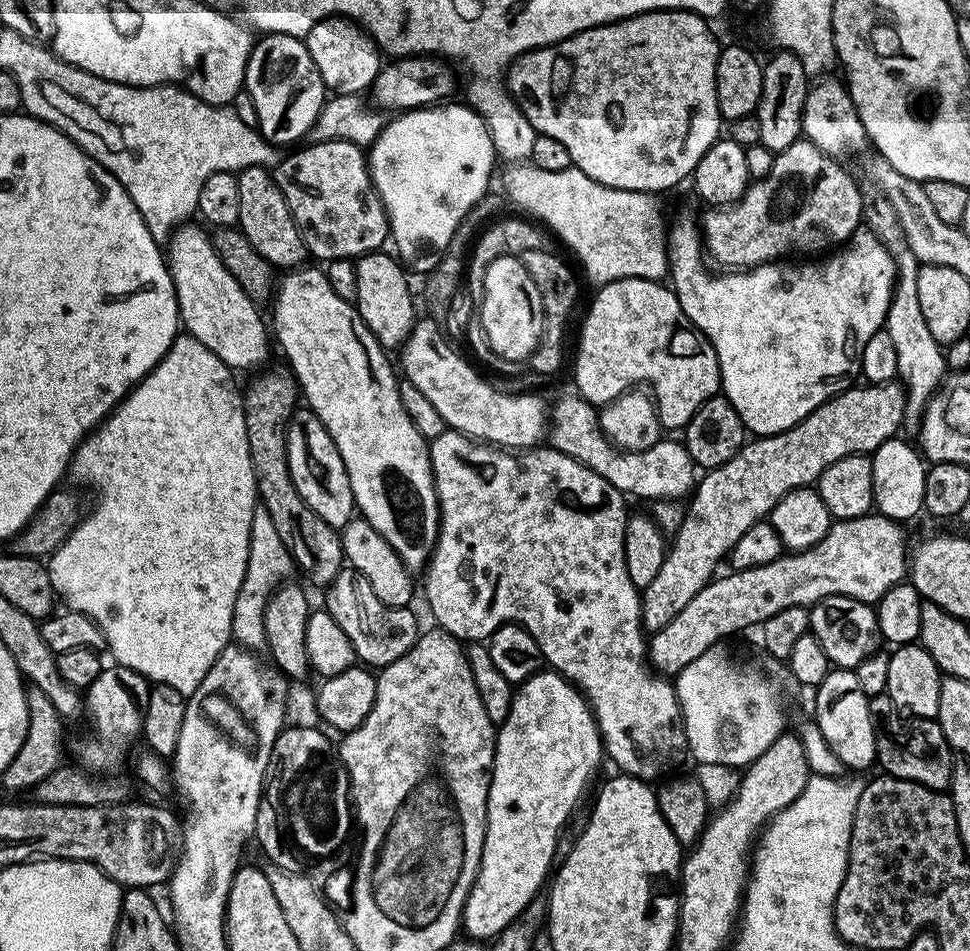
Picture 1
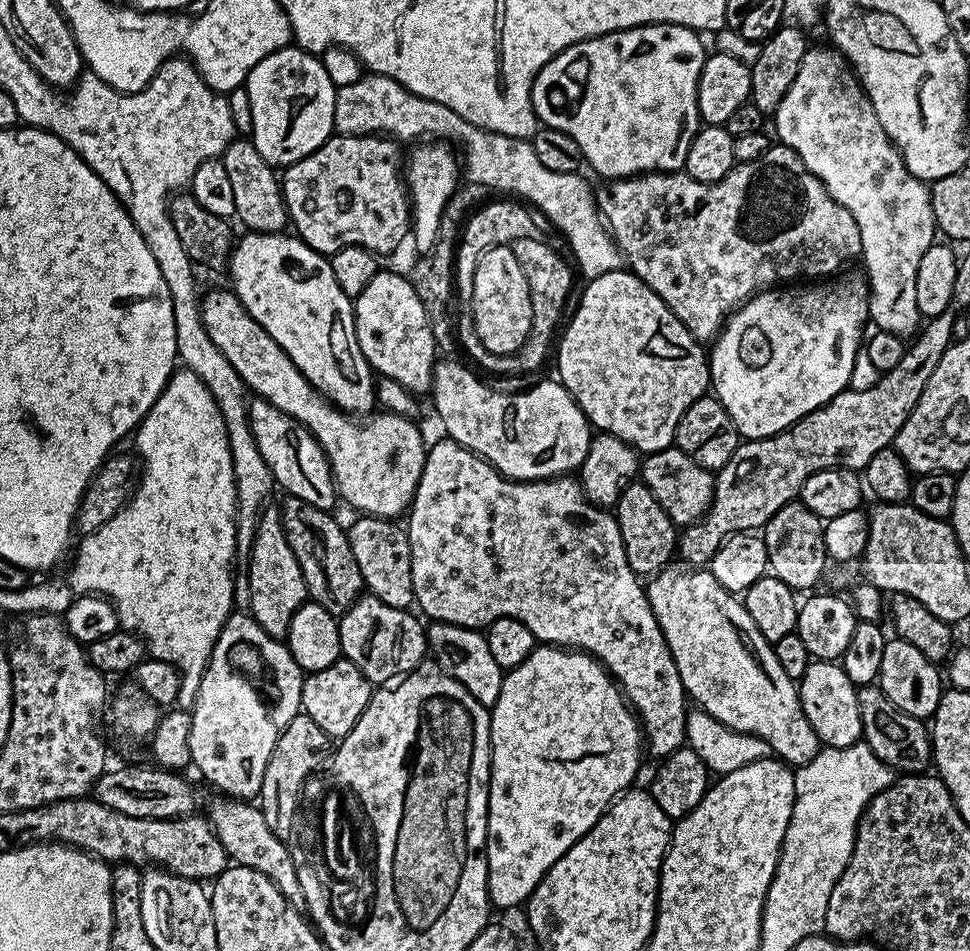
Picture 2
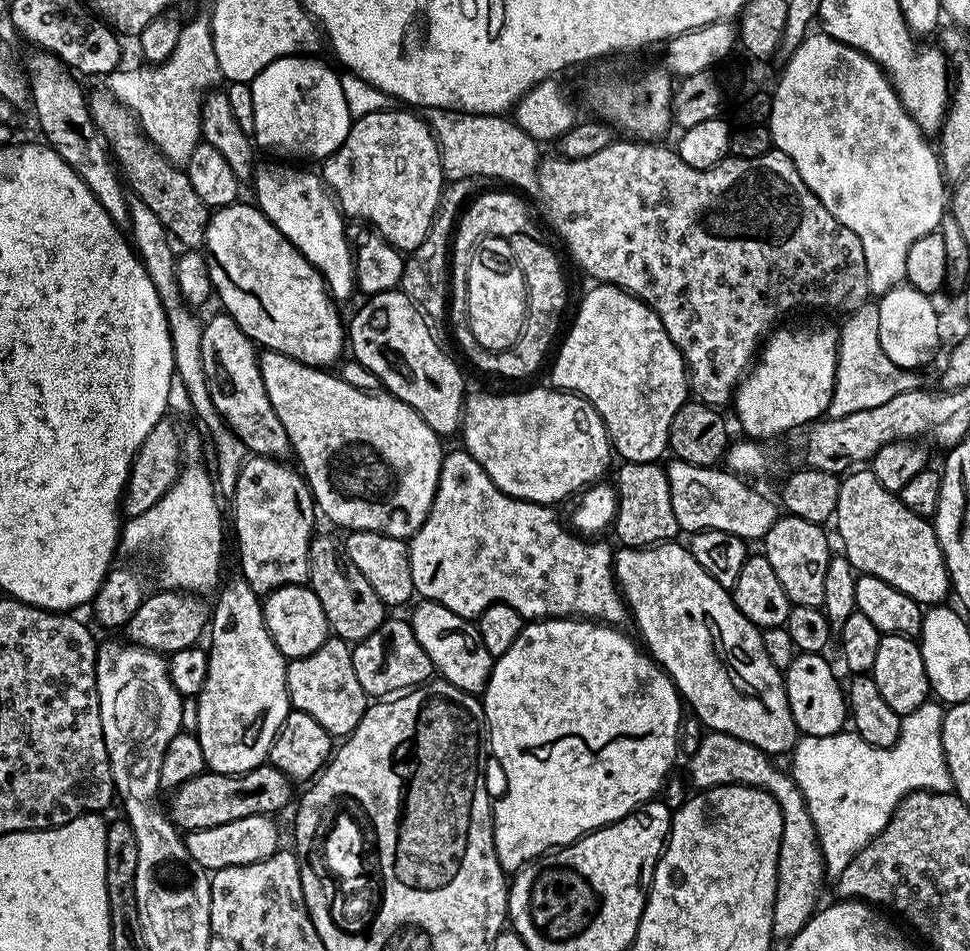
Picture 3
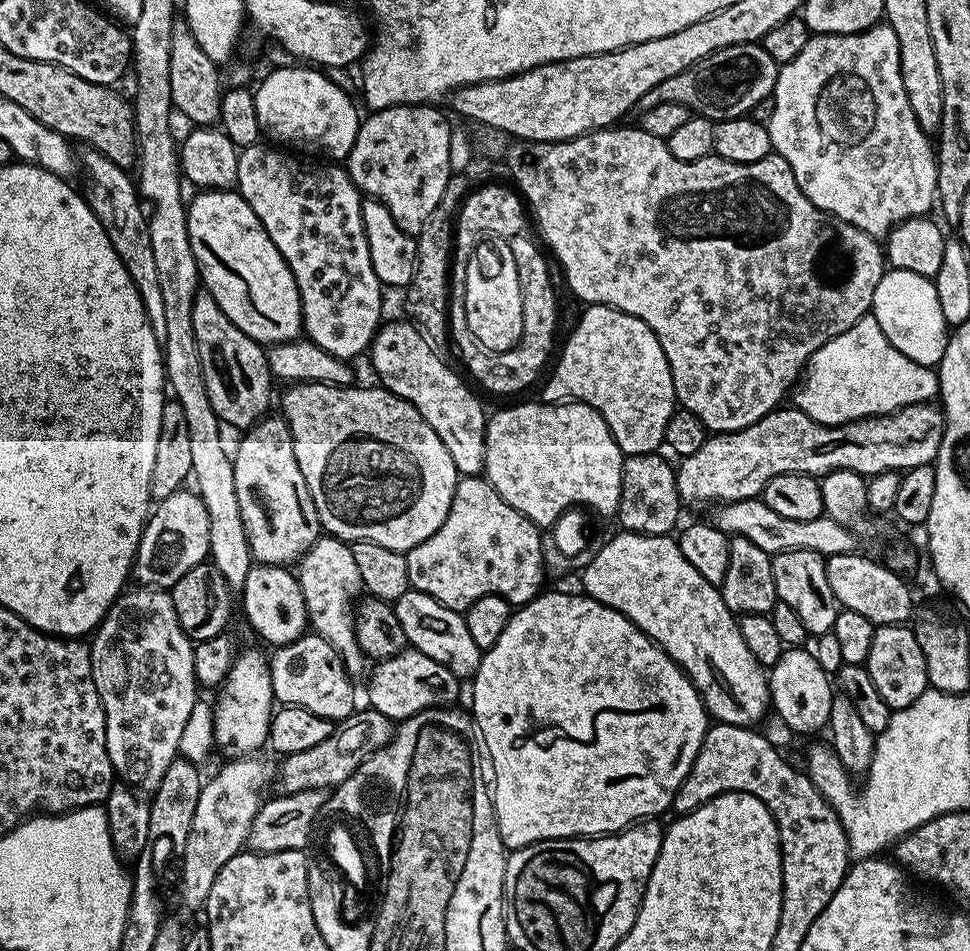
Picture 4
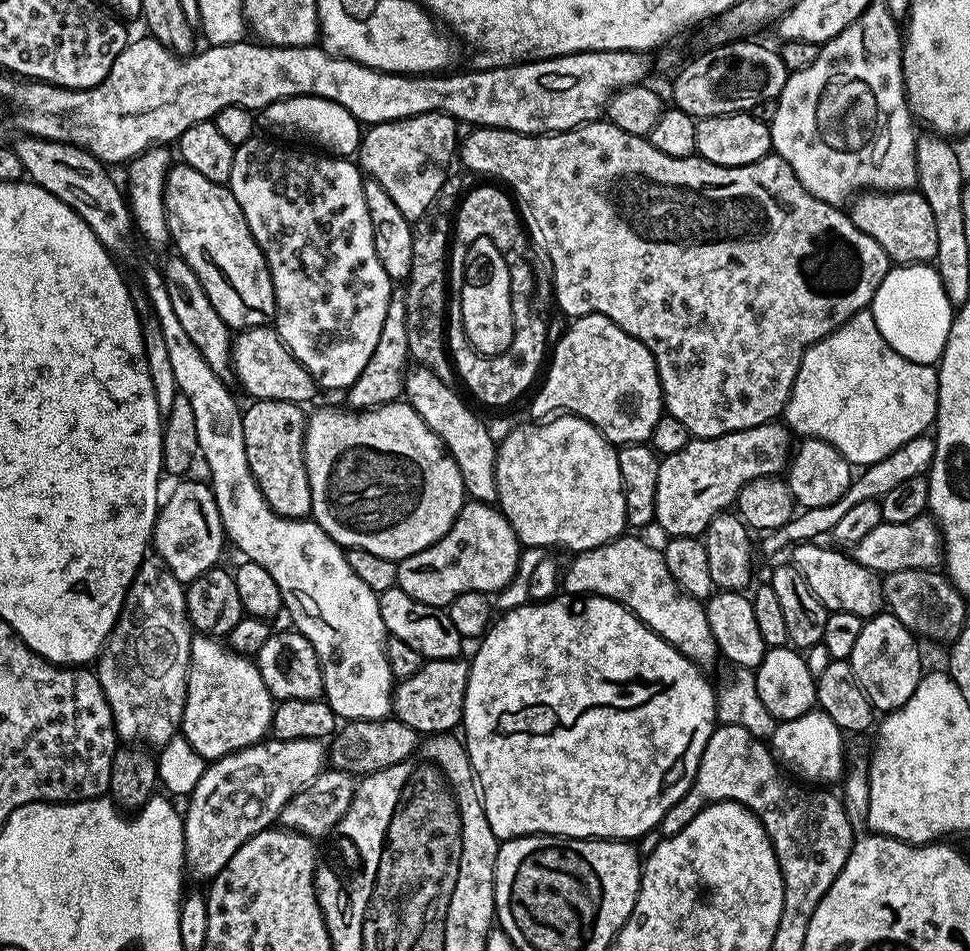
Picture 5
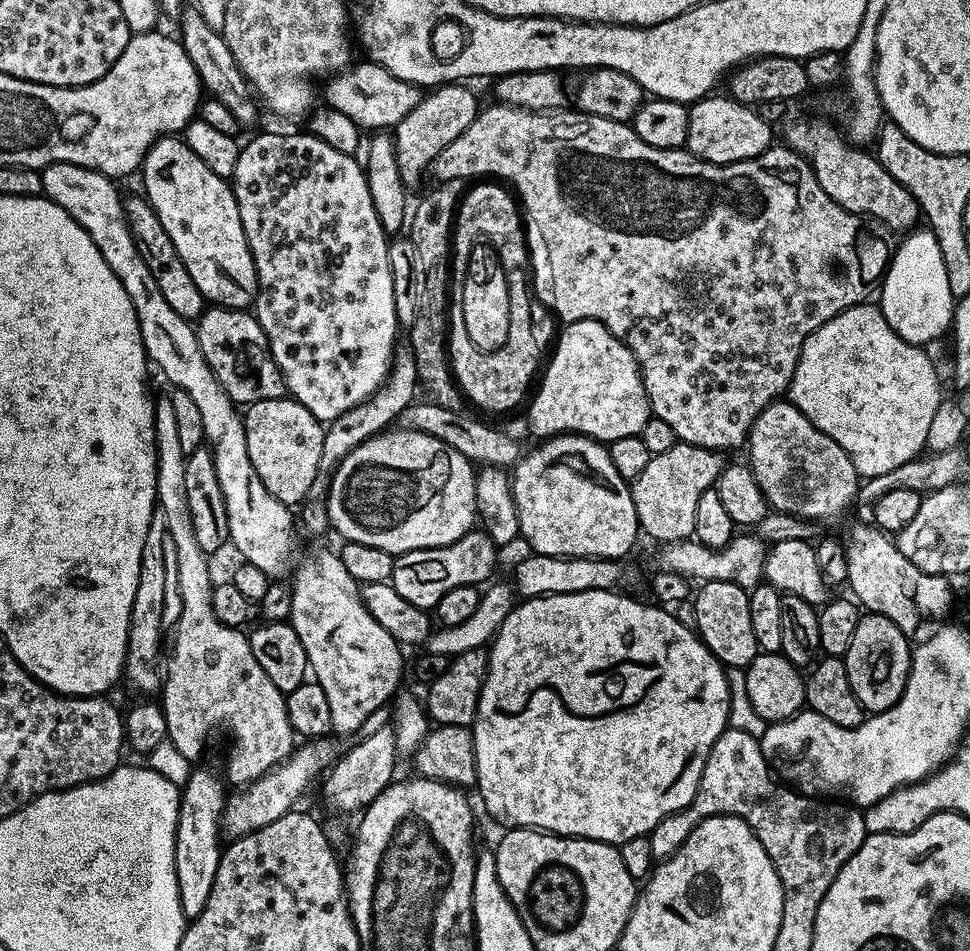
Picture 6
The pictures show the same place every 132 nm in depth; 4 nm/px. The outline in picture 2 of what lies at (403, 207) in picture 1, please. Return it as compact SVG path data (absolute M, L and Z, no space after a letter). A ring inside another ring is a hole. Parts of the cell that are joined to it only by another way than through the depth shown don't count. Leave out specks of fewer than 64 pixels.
M432 142L427 146L413 148L416 149L406 156L406 187L412 210L410 240L411 243L416 243L417 253L423 254L436 244L442 222L442 210L446 210L446 202L450 202L450 198L456 193L462 168L458 163L457 153L443 143Z

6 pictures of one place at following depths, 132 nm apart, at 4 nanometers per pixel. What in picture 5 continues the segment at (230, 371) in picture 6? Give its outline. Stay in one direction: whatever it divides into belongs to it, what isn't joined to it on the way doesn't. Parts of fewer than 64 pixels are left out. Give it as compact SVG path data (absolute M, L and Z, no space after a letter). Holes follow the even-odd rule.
M272 326L246 328L235 333L231 371L234 376L236 372L241 386L252 395L253 401L285 400L304 406L318 392L318 385L313 382L310 373L290 354L290 350L281 342L280 335Z

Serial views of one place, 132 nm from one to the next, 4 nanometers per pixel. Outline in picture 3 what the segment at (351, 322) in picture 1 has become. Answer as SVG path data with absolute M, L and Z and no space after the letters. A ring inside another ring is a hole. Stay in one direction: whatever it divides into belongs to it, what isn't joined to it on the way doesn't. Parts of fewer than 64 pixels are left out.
M243 202L228 204L225 208L215 209L208 217L208 229L206 230L203 247L205 249L208 248L208 252L206 251L208 277L212 279L215 299L218 298L224 303L223 311L231 316L232 321L257 345L274 352L281 352L295 360L301 360L304 364L310 364L314 368L327 369L329 366L332 366L328 364L335 362L336 356L340 356L343 352L346 352L346 324L343 319L340 321L340 312L336 309L338 307L337 301L330 295L319 270L264 217L264 213L259 208L253 206L251 203L248 204L243 204Z

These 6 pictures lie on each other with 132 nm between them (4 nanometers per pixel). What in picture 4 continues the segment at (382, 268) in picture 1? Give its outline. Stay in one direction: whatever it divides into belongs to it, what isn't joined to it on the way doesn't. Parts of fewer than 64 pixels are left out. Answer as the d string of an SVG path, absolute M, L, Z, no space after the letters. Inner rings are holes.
M407 319L392 320L381 323L372 337L370 353L372 352L372 368L380 375L379 383L388 391L410 402L422 414L422 418L432 427L434 434L442 438L442 446L450 458L454 458L454 466L461 477L479 476L484 471L484 430L486 427L486 411L480 405L480 400L460 381L460 376L452 368L444 365L444 360L432 349L433 341L425 336L415 324Z

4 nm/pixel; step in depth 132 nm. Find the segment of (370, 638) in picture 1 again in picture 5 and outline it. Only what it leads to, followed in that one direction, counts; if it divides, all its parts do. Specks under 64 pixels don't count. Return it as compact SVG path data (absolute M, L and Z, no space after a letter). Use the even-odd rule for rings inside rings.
M463 659L428 660L425 668L397 683L394 688L395 719L419 734L448 734L461 723L464 714L464 692L468 689L467 663Z

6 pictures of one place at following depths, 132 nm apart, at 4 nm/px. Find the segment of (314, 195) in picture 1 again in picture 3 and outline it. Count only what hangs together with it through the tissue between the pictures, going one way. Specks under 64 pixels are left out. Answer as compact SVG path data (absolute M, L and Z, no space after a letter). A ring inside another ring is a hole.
M385 110L357 116L346 134L346 142L338 146L336 153L323 161L322 179L336 197L340 211L345 217L369 220L371 227L383 236L389 244L410 254L428 237L440 195L444 193L446 177L444 161L440 158L440 147L432 136L432 129L423 115L415 116L415 111L392 112Z

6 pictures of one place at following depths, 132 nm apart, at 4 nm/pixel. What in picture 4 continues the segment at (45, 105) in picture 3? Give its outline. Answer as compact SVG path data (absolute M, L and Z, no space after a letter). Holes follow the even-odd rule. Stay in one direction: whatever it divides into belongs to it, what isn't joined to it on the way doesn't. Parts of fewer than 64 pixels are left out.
M85 147L83 151L81 156L79 153L78 164L79 167L80 164L84 167L84 176L88 179L87 202L100 220L104 232L108 235L108 241L114 246L114 250L126 266L154 334L158 338L163 338L166 334L166 302L162 302L162 286L158 286L154 250L150 246L148 237L145 209L144 212L140 209L141 201L138 199L137 185L133 177L132 180L128 177L129 173L125 169L110 162L110 158L103 156L97 148Z

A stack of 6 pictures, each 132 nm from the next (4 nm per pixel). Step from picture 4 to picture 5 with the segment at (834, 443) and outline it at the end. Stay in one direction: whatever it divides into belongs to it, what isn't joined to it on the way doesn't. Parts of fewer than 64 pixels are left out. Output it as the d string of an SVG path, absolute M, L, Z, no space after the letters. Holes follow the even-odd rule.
M769 422L705 440L692 438L686 446L682 446L682 450L663 457L658 470L658 494L654 498L654 510L656 511L655 523L660 524L661 530L666 534L665 537L703 537L704 531L710 526L713 518L735 505L740 488L746 486L746 482L754 478L783 473L790 459L788 436L790 437L789 429L783 423Z

